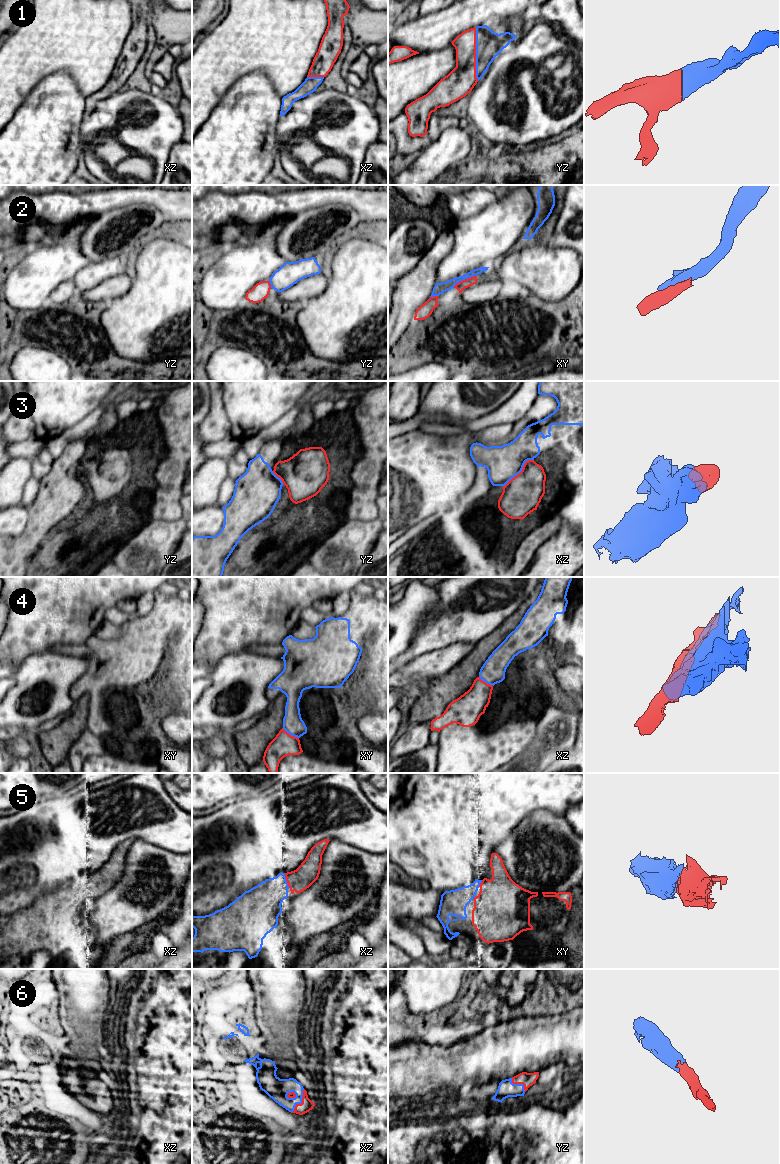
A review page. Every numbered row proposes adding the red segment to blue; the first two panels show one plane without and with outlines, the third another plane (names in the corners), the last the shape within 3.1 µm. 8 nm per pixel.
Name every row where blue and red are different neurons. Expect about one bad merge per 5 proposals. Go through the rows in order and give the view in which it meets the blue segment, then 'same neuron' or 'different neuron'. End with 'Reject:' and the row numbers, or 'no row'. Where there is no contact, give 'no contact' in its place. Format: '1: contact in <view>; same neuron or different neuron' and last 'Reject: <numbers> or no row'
1: contact in yz; same neuron
2: contact in xy; different neuron
3: contact in xz; same neuron
4: contact in xy; same neuron
5: contact in xz; same neuron
6: contact in xz; same neuron
Reject: 2

